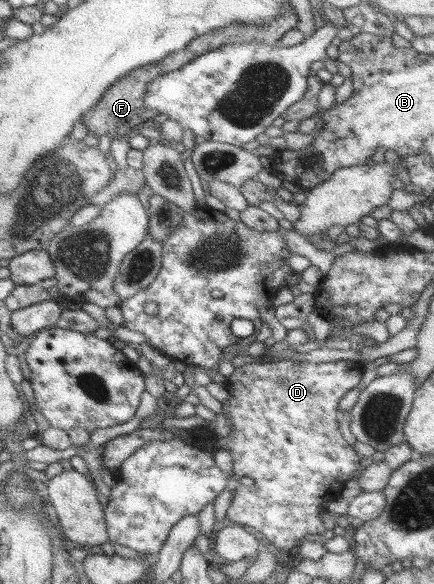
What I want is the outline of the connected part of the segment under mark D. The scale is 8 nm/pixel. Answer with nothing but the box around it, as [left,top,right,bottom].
[103,359,362,551]

